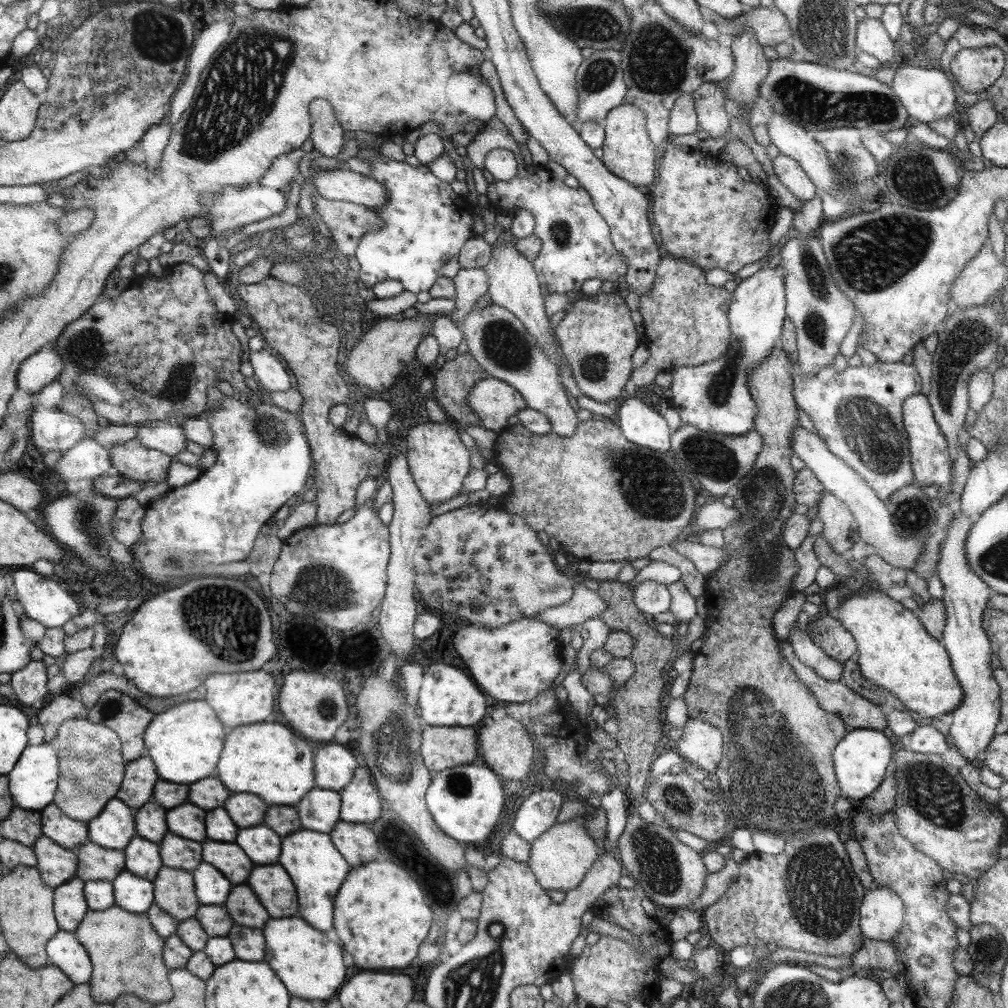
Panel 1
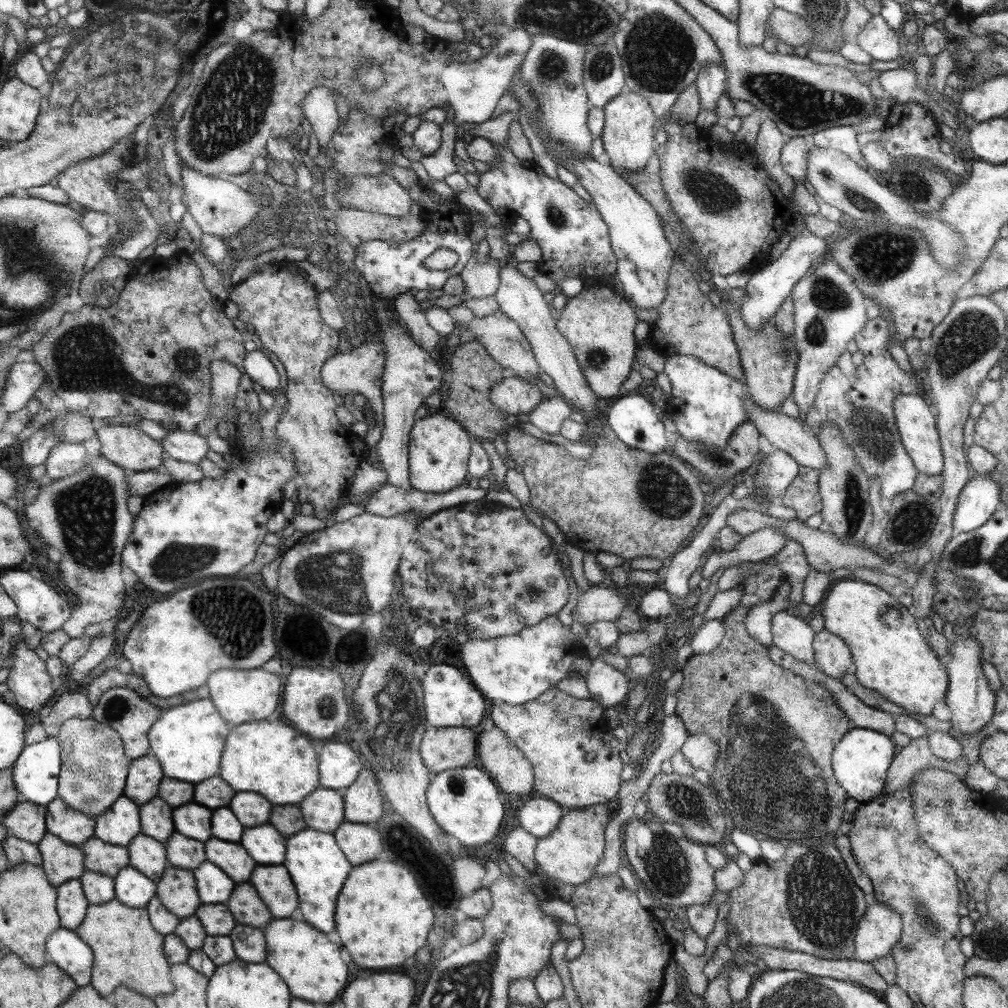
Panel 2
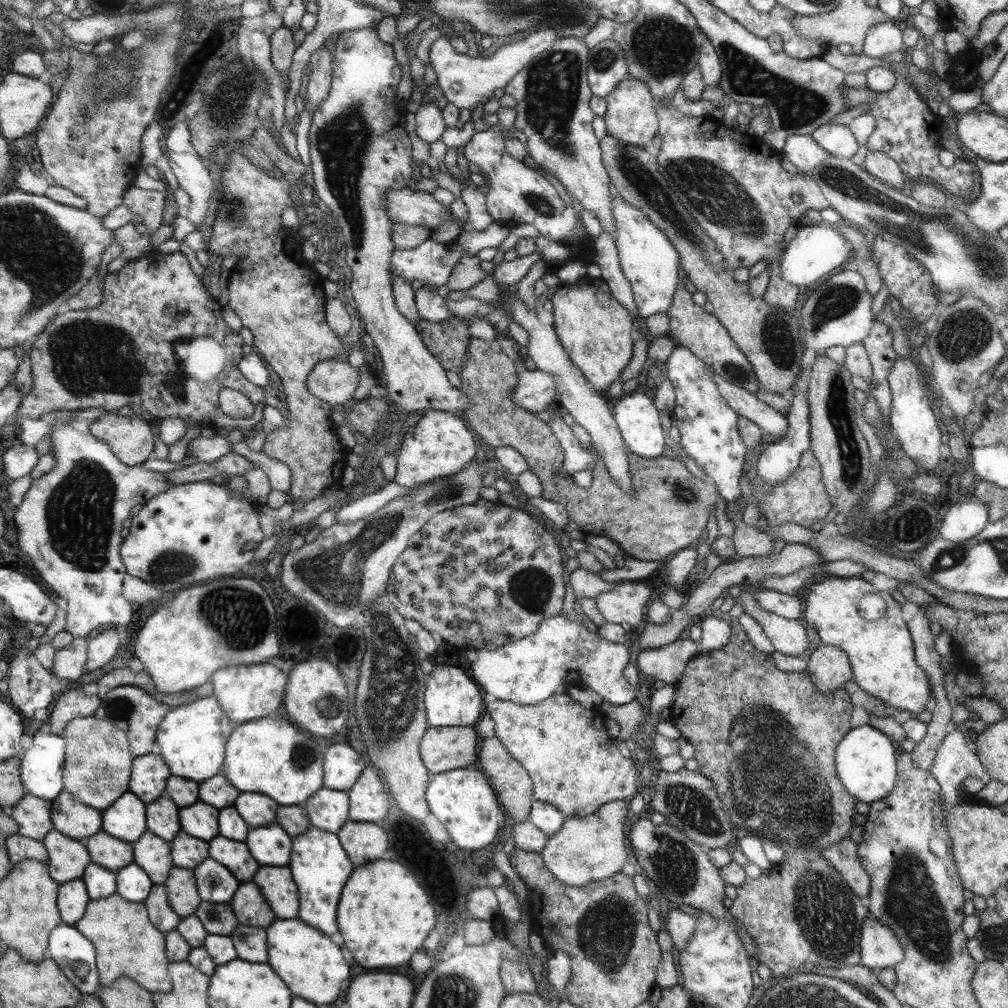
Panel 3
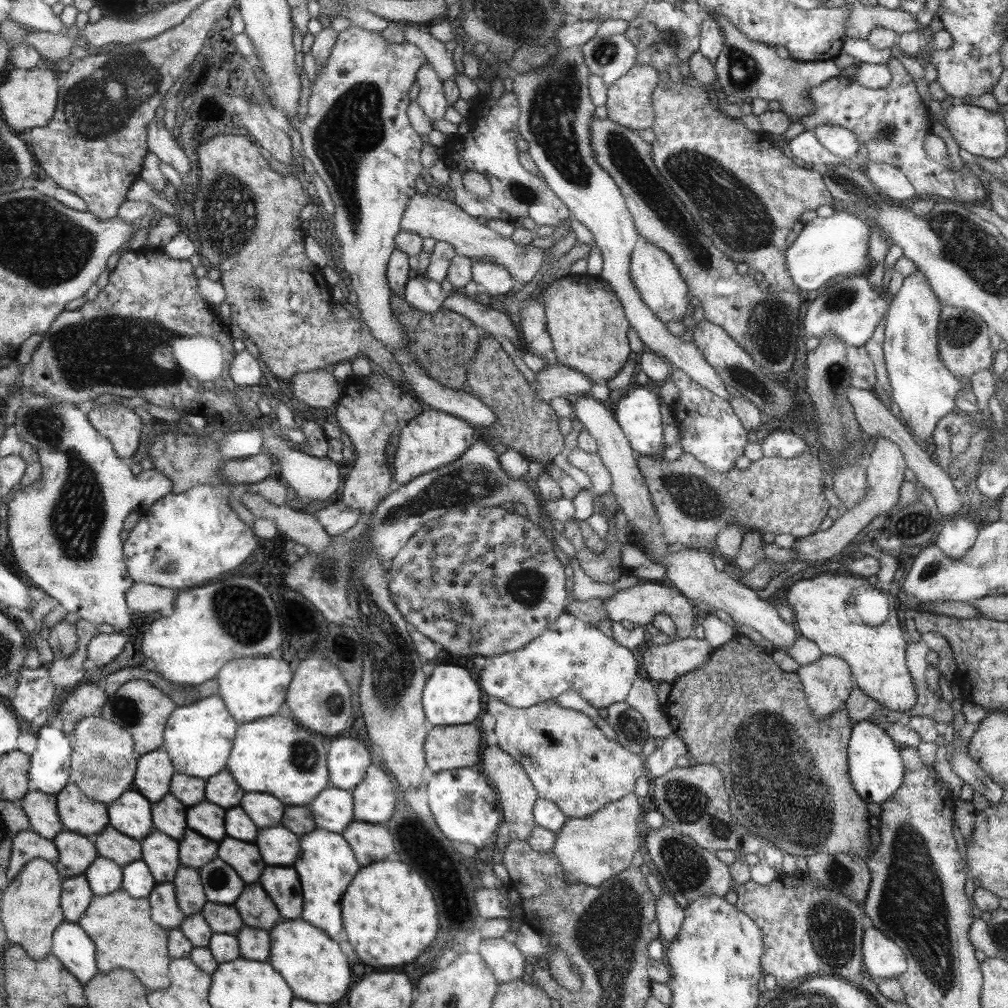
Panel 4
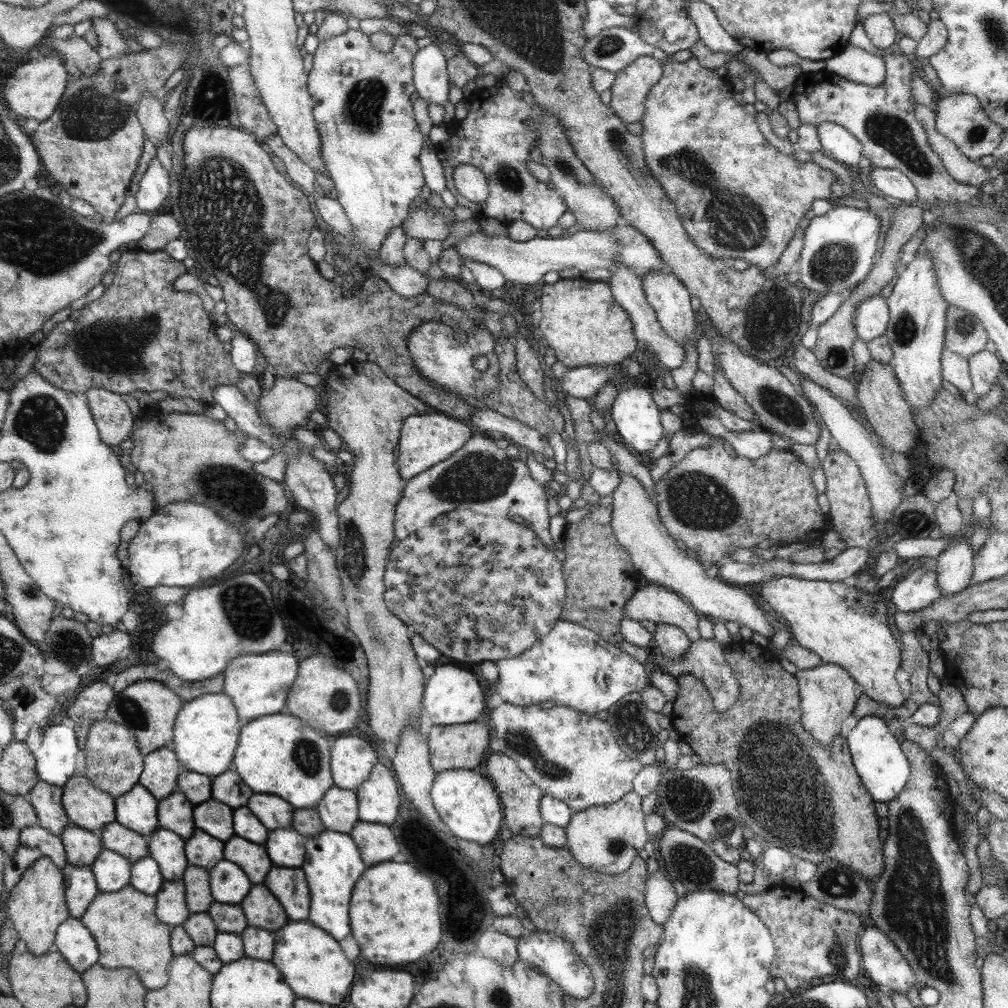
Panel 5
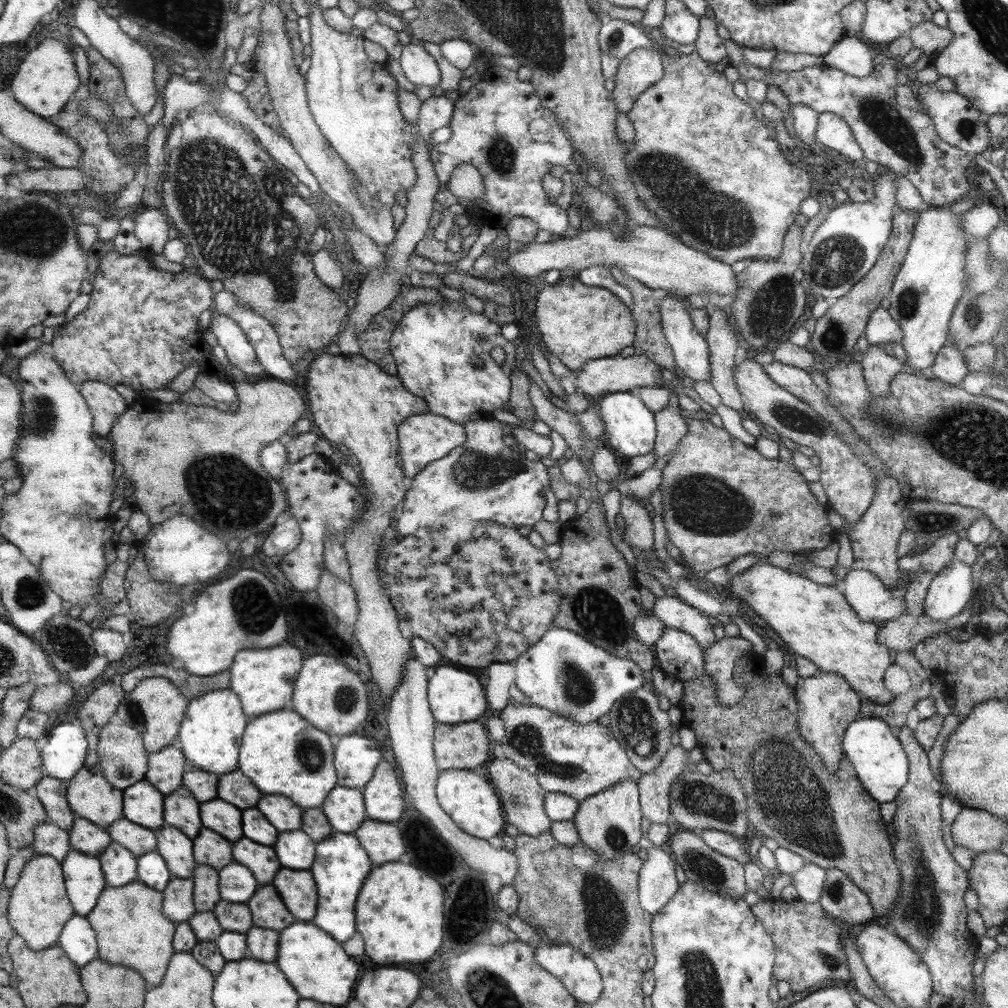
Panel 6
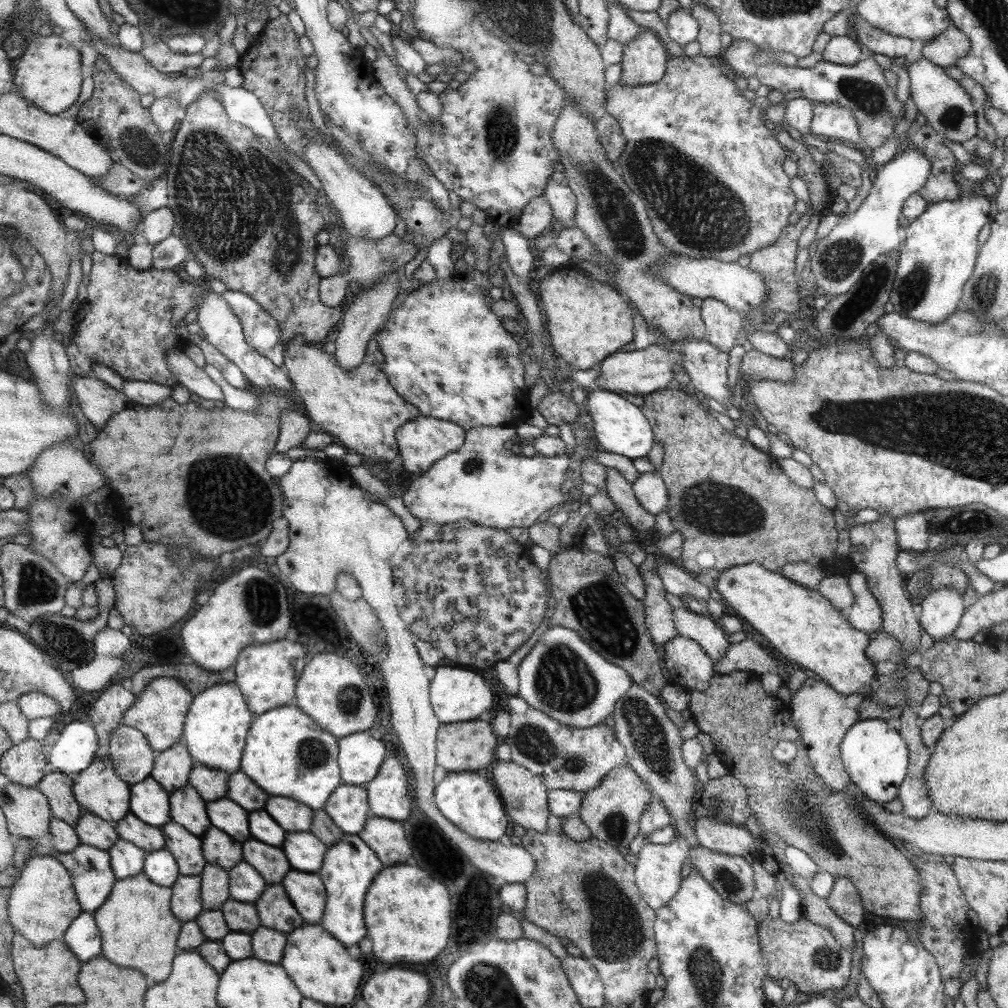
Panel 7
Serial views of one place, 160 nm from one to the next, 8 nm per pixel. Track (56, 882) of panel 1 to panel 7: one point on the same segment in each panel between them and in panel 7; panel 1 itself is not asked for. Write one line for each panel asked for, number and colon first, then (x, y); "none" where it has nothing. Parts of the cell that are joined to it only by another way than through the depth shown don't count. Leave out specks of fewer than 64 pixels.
2: (63, 862)
3: (69, 858)
4: (77, 853)
5: (83, 846)
6: (87, 837)
7: (93, 830)

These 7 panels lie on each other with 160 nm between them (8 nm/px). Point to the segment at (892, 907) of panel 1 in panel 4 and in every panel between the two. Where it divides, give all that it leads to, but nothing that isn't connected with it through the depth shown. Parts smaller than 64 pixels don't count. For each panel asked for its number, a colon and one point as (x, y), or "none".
2: (879, 929)
3: (880, 949)
4: (883, 958)

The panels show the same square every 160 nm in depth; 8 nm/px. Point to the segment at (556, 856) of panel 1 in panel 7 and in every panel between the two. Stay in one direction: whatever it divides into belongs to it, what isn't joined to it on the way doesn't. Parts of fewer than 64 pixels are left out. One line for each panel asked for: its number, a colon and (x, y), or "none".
2: (570, 853)
3: (587, 849)
4: (591, 849)
5: (606, 838)
6: (608, 823)
7: (611, 811)

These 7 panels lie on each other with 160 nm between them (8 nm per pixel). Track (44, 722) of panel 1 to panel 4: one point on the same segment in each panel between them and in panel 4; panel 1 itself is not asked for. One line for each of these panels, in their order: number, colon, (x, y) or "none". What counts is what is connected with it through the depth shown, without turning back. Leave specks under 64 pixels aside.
2: (71, 705)
3: (74, 703)
4: (86, 700)

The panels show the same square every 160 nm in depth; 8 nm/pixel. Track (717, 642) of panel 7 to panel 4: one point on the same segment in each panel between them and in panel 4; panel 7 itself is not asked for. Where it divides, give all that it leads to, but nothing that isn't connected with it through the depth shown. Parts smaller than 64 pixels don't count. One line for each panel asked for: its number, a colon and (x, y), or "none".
4: (637, 605)
5: (651, 602)
6: (668, 609)

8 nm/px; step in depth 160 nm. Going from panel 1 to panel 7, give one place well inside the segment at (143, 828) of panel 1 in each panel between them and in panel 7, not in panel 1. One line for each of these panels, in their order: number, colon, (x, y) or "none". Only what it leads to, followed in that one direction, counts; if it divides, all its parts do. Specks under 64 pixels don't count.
2: (155, 816)
3: (162, 816)
4: (168, 815)
5: (174, 812)
6: (180, 810)
7: (188, 809)

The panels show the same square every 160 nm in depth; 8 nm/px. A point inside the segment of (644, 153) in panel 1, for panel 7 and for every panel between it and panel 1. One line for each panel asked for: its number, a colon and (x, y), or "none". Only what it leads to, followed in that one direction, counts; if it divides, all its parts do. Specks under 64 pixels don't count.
2: (627, 135)
3: (630, 109)
4: (629, 99)
5: (630, 88)
6: (641, 68)
7: (643, 60)

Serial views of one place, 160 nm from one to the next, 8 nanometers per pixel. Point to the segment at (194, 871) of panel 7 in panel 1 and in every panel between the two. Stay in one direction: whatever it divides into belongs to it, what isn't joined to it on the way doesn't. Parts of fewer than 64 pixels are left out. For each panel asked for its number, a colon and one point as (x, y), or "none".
1: (142, 857)
2: (148, 856)
3: (153, 855)
4: (161, 853)
5: (167, 849)
6: (171, 844)

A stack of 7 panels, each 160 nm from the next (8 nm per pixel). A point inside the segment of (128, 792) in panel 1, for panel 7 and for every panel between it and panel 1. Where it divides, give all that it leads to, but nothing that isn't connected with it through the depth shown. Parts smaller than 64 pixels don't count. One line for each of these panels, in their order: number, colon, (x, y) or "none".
2: (145, 774)
3: (150, 773)
4: (154, 771)
5: (161, 771)
6: (166, 769)
7: (172, 767)

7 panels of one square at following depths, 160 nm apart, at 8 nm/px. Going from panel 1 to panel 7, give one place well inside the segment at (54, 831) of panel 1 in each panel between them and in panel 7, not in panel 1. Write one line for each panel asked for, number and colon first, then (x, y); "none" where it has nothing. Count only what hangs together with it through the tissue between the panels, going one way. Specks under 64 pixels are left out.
2: (76, 828)
3: (73, 818)
4: (81, 814)
5: (87, 807)
6: (90, 795)
7: (99, 790)

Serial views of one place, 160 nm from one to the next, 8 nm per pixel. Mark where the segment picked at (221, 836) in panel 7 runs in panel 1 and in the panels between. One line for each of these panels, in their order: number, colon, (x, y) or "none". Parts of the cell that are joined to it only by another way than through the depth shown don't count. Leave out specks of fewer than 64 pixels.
1: (175, 852)
2: (184, 853)
3: (187, 852)
4: (195, 851)
5: (201, 850)
6: (210, 849)

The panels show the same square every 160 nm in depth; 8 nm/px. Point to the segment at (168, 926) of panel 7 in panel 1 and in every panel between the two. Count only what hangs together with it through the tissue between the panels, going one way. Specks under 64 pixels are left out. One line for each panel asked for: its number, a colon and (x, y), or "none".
1: (126, 952)
2: (127, 951)
3: (127, 943)
4: (120, 925)
5: (124, 923)
6: (132, 930)

